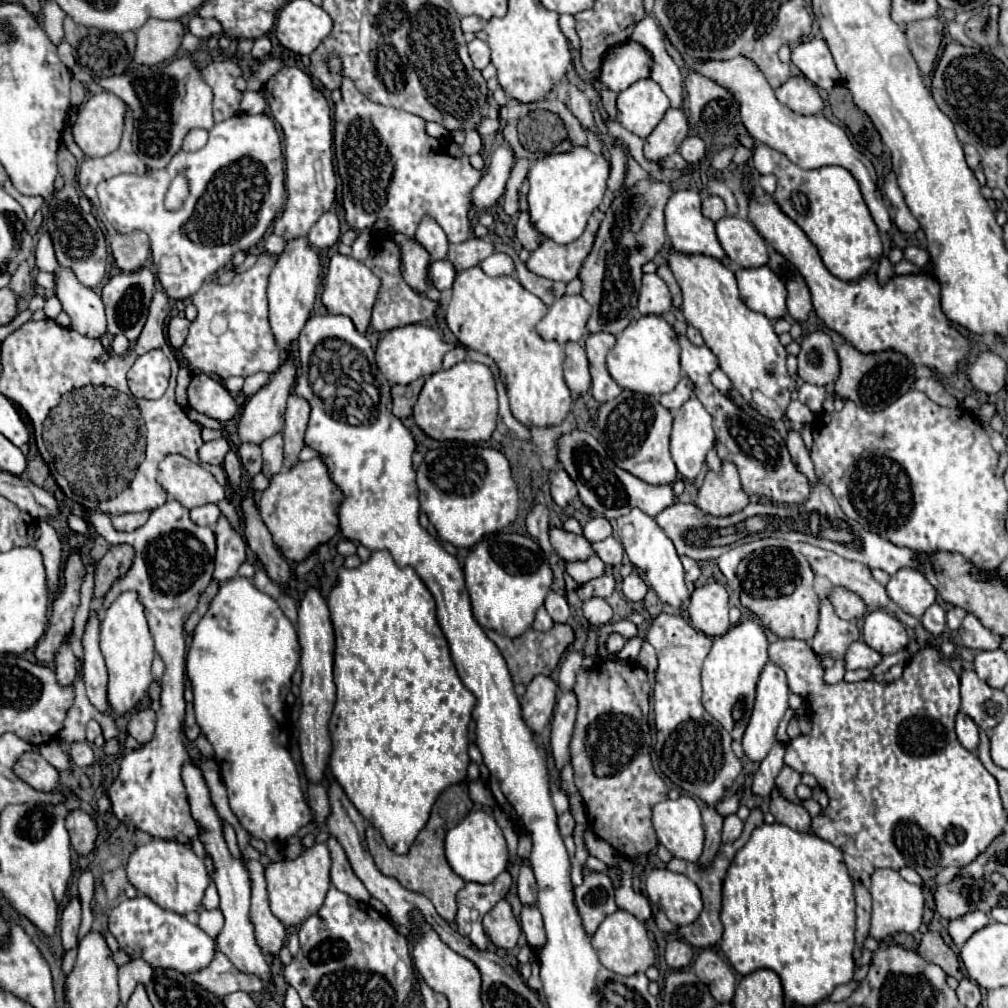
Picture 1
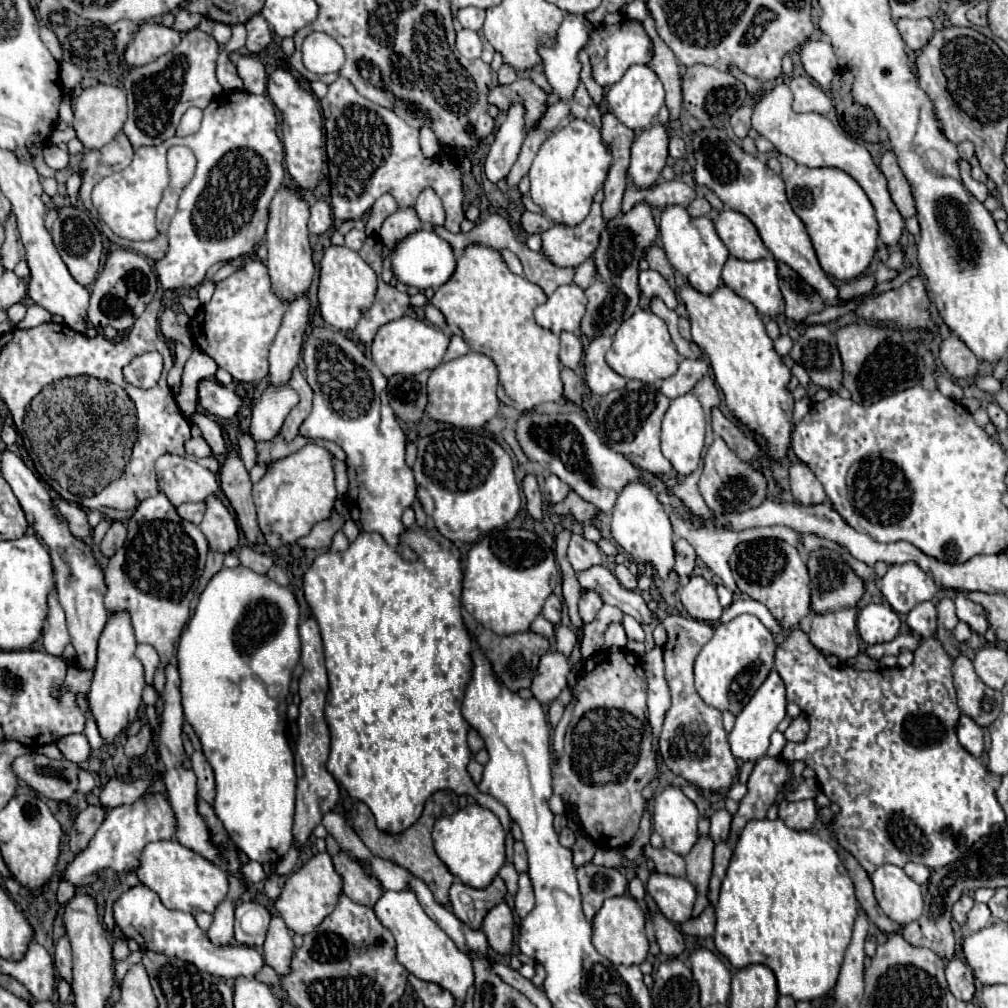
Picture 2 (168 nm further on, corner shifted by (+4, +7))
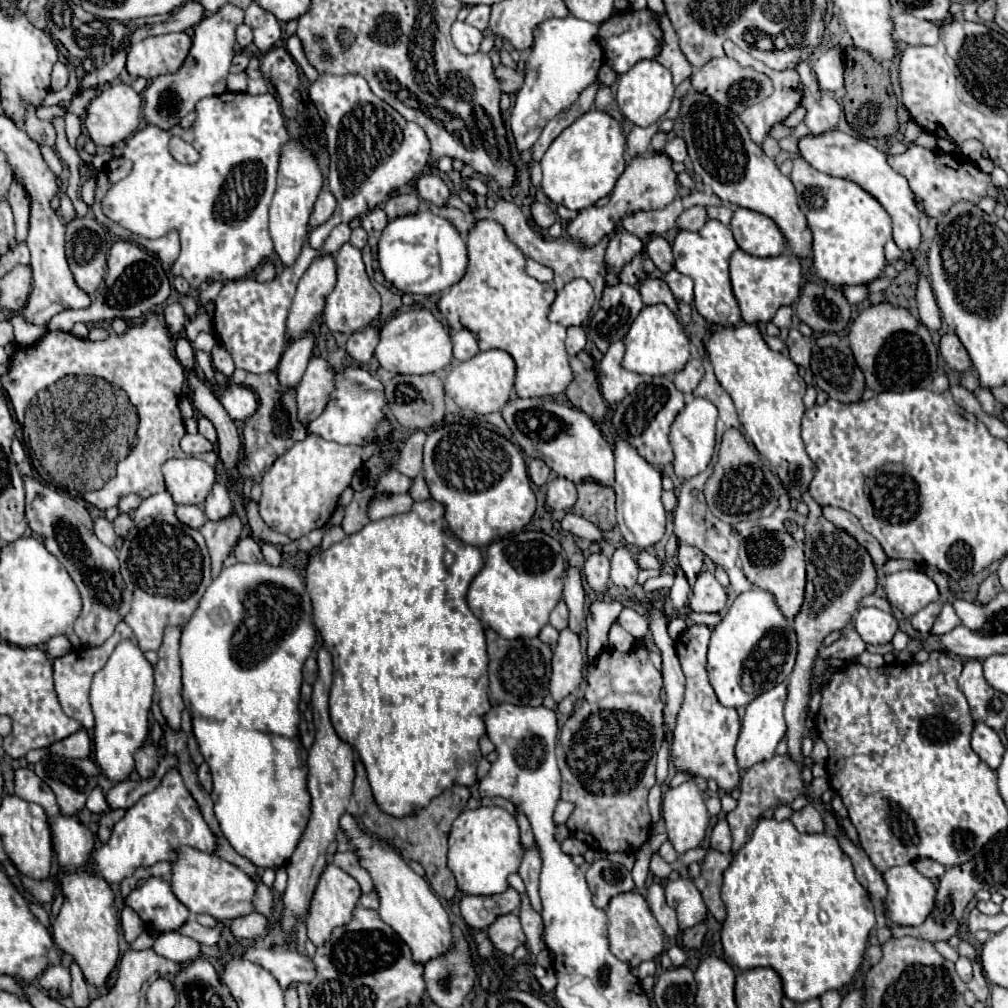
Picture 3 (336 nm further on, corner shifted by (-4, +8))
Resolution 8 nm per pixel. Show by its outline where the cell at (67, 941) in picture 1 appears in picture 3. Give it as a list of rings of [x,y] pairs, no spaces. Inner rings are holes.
[[[72,961],[70,965],[70,975],[72,975],[72,999],[76,1007],[86,1007],[88,1005],[88,989],[86,989],[86,981],[84,975],[80,971],[80,967],[76,965],[76,961]]]

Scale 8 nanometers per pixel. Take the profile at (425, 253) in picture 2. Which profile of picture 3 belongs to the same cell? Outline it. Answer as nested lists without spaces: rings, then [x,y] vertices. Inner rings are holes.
[[[418,211],[416,215],[406,215],[388,223],[378,241],[378,261],[386,281],[402,293],[432,295],[448,289],[464,277],[468,255],[464,239],[450,221],[430,211]]]

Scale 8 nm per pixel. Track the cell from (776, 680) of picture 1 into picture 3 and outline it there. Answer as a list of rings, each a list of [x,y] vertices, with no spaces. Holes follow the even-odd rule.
[[[786,683],[776,685],[774,689],[762,693],[760,697],[756,697],[748,707],[746,707],[746,715],[742,719],[742,729],[740,729],[740,737],[736,743],[736,759],[738,765],[742,769],[752,767],[758,761],[764,759],[772,759],[778,741],[784,737],[786,733],[786,721],[784,721],[784,705],[786,705],[786,695],[788,695],[788,687]]]

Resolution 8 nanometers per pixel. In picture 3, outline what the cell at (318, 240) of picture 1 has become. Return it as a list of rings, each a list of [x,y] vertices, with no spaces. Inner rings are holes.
[[[322,191],[322,193],[318,195],[316,205],[314,205],[314,213],[312,213],[312,217],[310,217],[310,227],[314,229],[314,227],[326,223],[326,221],[332,217],[334,209],[336,209],[336,199],[334,199],[334,195],[332,195],[330,191]]]

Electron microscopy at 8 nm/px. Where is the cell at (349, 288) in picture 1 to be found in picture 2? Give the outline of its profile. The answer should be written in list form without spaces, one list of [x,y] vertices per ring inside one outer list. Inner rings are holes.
[[[330,246],[324,252],[320,262],[320,286],[318,286],[318,302],[320,314],[328,326],[338,330],[352,330],[362,314],[374,304],[376,294],[376,274],[374,270],[358,256],[358,252],[346,246]]]

